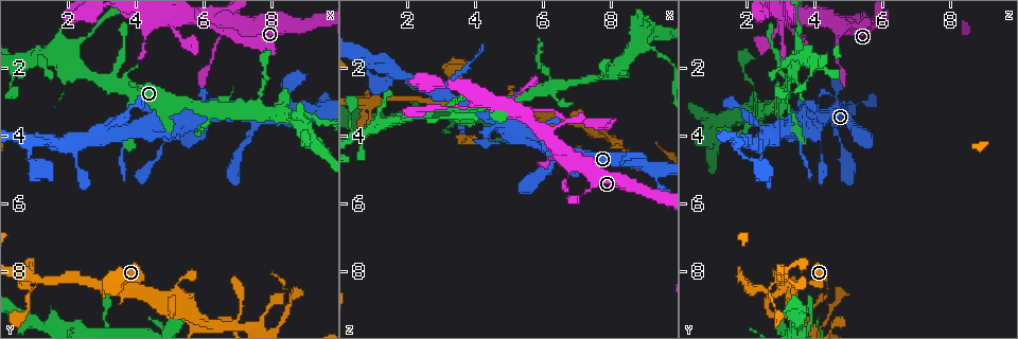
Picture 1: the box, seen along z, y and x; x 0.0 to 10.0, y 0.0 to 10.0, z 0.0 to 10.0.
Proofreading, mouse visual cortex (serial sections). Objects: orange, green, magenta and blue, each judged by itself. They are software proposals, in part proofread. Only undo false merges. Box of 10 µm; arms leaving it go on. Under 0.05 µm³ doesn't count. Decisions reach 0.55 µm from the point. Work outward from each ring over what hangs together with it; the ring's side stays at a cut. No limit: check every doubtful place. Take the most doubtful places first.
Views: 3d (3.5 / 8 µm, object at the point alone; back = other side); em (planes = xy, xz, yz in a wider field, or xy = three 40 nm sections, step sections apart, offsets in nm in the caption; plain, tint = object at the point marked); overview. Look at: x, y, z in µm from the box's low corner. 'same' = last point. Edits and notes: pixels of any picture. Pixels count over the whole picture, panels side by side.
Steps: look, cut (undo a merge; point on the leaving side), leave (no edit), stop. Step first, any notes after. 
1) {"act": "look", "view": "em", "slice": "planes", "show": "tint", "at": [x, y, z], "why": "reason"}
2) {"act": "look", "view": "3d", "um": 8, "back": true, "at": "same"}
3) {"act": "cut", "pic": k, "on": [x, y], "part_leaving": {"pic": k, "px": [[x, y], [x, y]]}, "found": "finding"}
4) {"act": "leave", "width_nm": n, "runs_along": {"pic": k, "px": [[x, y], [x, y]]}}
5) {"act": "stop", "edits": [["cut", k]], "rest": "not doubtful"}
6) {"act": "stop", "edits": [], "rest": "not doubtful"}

{"act": "look", "view": "3d", "um": 8, "at": [3.40, 2.35, 3.25], "why": "abrupt turn"}

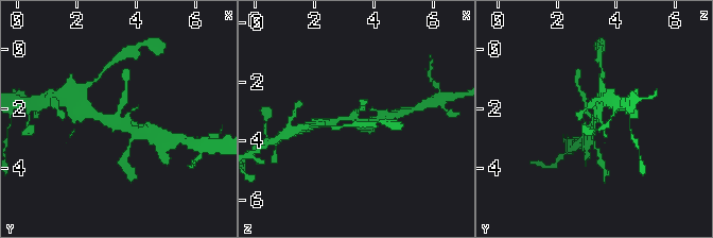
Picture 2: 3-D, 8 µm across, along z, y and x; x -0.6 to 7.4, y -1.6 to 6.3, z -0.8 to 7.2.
{"act": "look", "view": "3d", "um": 3.5, "back": true, "at": "same"}

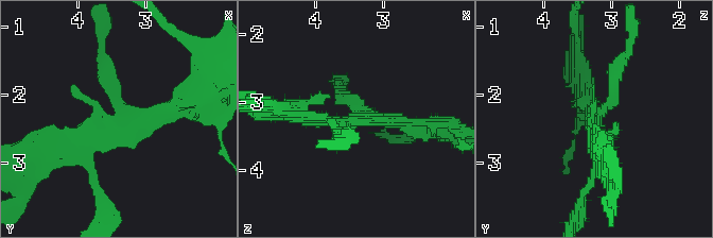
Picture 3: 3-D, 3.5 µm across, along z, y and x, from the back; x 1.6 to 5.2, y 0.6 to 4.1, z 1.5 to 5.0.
{"act": "leave", "runs_along": {"pic": 3, "px": [[51, 147], [106, 140], [126, 117], [106, 62]]}, "found": "continuous, no second cell"}

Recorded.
{"act": "look", "view": "3d", "um": 8, "at": [2.00, 1.85, 3.45]}

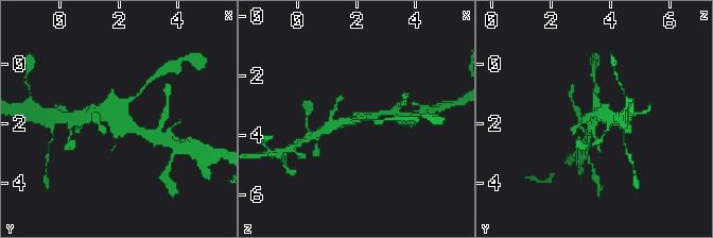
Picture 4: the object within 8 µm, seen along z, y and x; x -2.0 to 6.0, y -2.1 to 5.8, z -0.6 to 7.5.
{"act": "look", "view": "3d", "um": 3.5, "at": "same"}

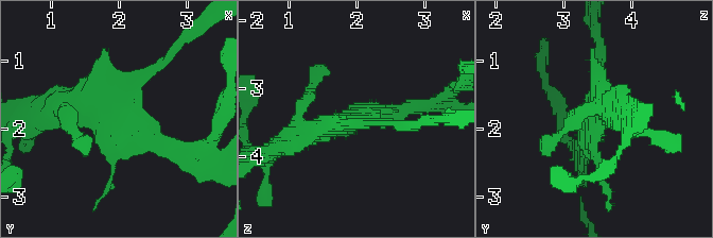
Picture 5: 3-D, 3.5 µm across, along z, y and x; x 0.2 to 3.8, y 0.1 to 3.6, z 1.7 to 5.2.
{"act": "look", "view": "em", "slice": "xy", "step": 2, "show": "tint", "at": [2.00, 1.85, 3.45]}

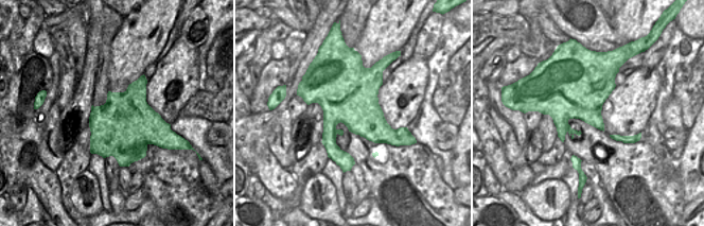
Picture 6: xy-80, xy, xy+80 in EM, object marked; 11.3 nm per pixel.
{"act": "leave", "runs_along": {"pic": 5, "px": [[179, 145], [94, 105], [53, 112]]}, "found": "one cell here"}

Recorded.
{"act": "look", "view": "3d", "um": 3.5, "back": true, "at": [5.90, 0.60, 3.35], "why": "sharp bend"}

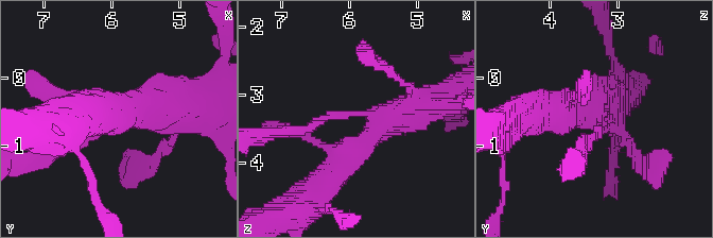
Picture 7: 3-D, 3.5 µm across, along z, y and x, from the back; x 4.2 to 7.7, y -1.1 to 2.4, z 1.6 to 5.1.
{"act": "look", "view": "em", "slice": "xy", "step": 1, "show": "tint", "at": [5.90, 0.65, 3.30], "why": "need the tissue"}

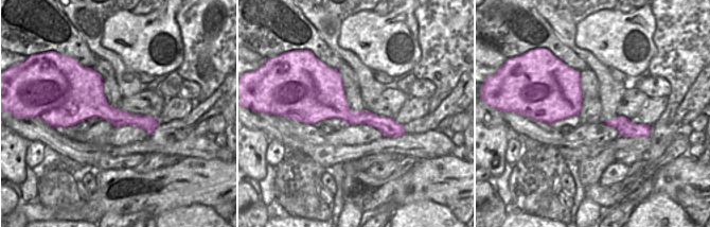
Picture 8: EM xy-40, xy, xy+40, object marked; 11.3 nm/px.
{"act": "leave", "arm_widths_nm": [150, 450, 450], "runs_along": {"pic": 7, "px": [[114, 112], [57, 148]]}, "found": "all the same cell"}

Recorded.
{"act": "stop", "edits": [], "rest": "not doubtful"}

